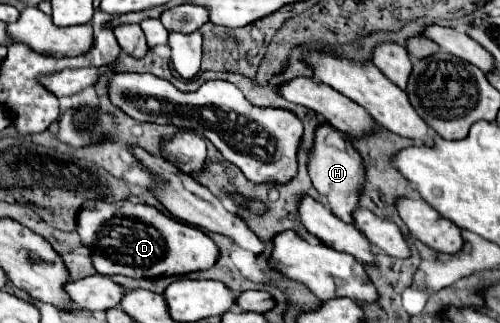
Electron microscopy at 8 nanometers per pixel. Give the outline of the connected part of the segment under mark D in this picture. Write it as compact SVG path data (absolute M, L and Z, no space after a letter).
M85 200L77 216L77 232L83 246L91 250L93 268L103 276L183 276L211 268L219 256L215 242L199 228L169 218L155 206L135 204L131 200Z

